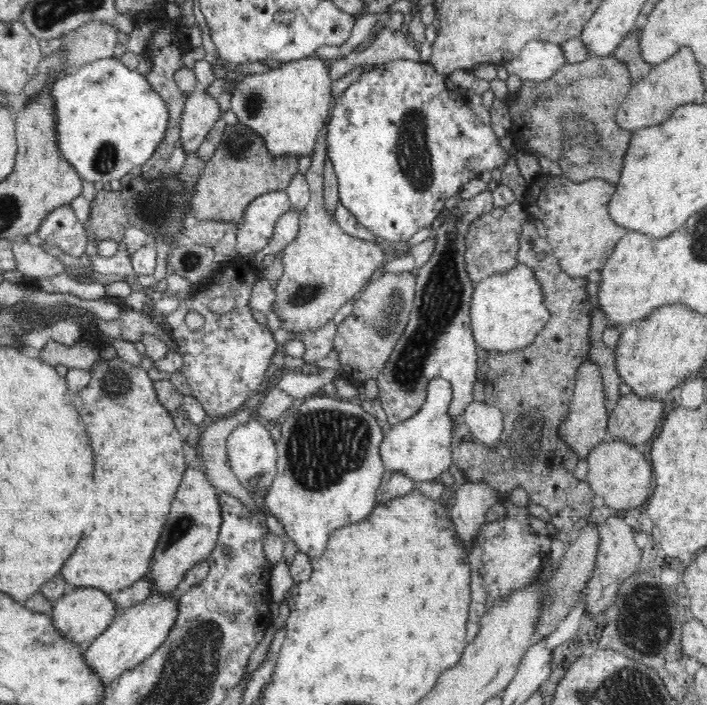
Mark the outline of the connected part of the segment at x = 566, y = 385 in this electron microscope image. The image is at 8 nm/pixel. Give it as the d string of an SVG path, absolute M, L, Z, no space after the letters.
M534 220L522 224L518 265L532 269L541 284L543 303L550 313L549 321L538 332L534 344L509 354L487 351L488 371L485 400L503 414L503 431L495 449L476 440L462 418L456 418L452 431L452 463L456 464L470 483L487 483L505 499L515 488L524 488L530 502L544 506L551 514L550 523L558 530L573 533L587 524L592 510L593 490L587 482L573 477L580 460L561 440L558 427L569 409L578 367L590 348L589 320L592 306L584 287L585 278L576 280L560 269L547 238L538 235Z

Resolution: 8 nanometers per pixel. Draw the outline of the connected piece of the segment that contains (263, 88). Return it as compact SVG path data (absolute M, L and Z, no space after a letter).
M317 56L306 57L242 78L233 89L231 109L240 123L261 136L272 156L300 159L313 153L316 136L329 121L334 102L330 86L332 80L325 61Z

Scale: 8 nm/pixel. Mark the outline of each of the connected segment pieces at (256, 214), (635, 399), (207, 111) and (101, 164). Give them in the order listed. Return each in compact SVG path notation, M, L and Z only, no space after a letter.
M272 191L254 198L244 212L240 228L234 232L235 252L243 256L266 246L274 234L276 220L288 210L294 210L294 207L285 191Z
M632 392L622 395L607 414L607 430L632 446L646 445L662 420L663 408L663 402L655 397L640 398Z
M202 88L186 97L179 122L179 140L186 154L197 152L207 132L210 132L221 115L217 98L211 97Z
M117 57L99 58L94 62L85 64L82 68L73 70L73 73L68 73L58 77L52 85L51 96L53 96L53 105L55 108L55 137L57 140L57 151L59 155L70 164L77 172L81 180L90 180L90 182L110 182L111 180L120 180L122 176L128 172L135 172L136 166L142 166L155 151L157 144L163 139L165 130L167 129L168 109L166 103L163 102L160 95L152 88L145 76L142 76L135 70L130 70L122 64Z

